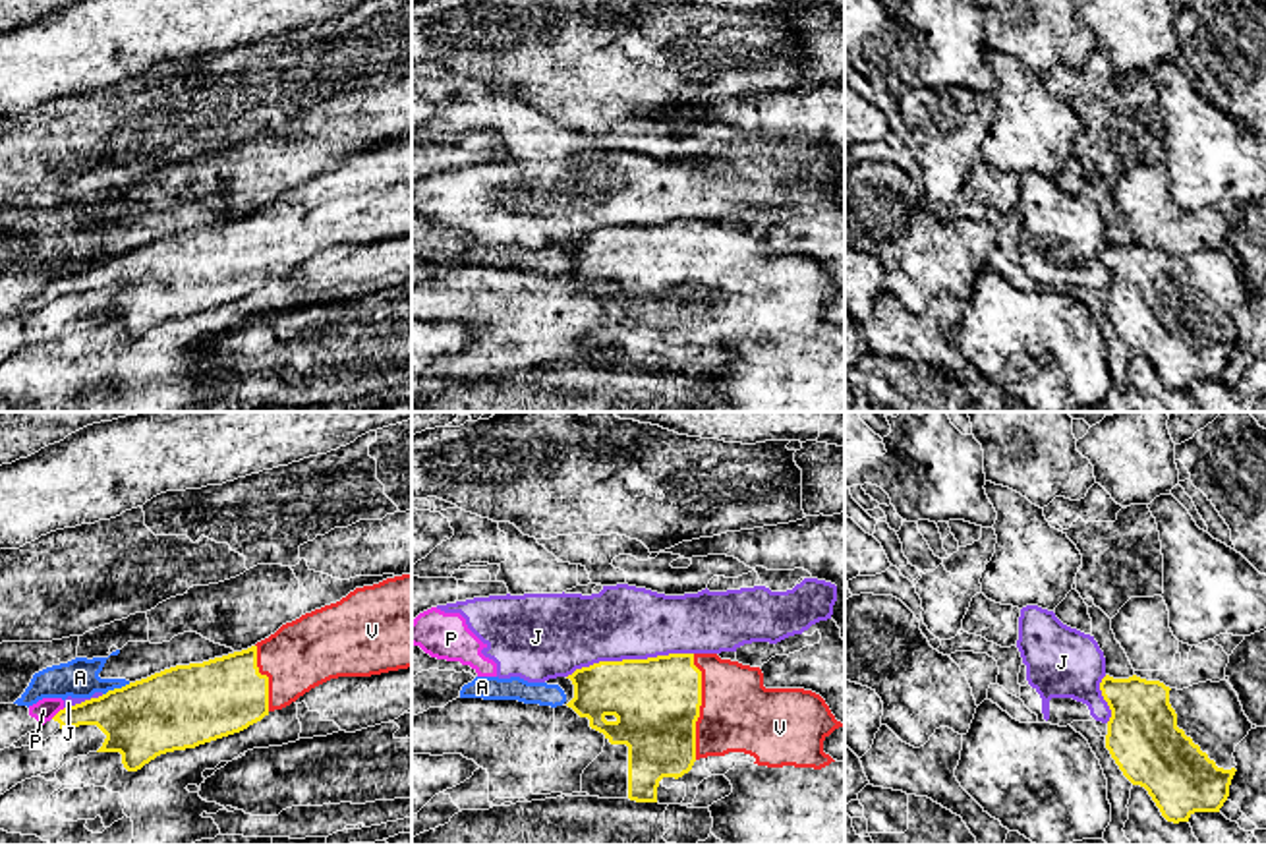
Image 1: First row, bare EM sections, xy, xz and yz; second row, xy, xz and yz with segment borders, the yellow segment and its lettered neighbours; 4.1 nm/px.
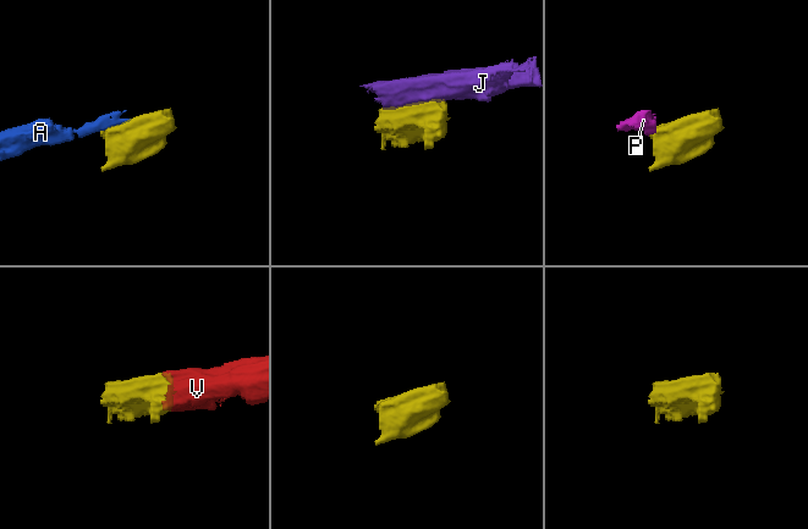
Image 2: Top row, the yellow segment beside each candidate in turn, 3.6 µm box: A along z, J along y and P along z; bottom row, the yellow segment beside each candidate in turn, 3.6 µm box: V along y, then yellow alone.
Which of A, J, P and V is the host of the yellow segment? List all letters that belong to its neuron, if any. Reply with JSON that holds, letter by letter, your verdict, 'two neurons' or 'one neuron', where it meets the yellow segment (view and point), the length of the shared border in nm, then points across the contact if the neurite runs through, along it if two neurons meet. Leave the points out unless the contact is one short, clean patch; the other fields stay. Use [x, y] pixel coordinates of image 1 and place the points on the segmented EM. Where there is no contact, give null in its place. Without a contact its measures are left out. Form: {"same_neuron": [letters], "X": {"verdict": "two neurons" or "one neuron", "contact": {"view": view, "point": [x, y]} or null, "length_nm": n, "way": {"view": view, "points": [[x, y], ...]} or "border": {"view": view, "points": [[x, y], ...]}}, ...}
{"same_neuron": ["V"], "A": {"verdict": "two neurons", "contact": {"view": "xy", "point": [116, 689]}, "length_nm": 130, "border": {"view": "xy", "points": [[130, 683], [109, 689], [103, 695]]}}, "J": {"verdict": "two neurons", "contact": {"view": "xz", "point": [629, 660]}, "length_nm": 550}, "P": {"verdict": "two neurons", "contact": {"view": "xy", "point": [58, 712]}, "length_nm": 80, "border": {"view": "xy", "points": [[64, 708], [51, 718]]}}, "V": {"verdict": "one neuron", "contact": {"view": "xz", "point": [700, 704]}, "length_nm": 440}}

